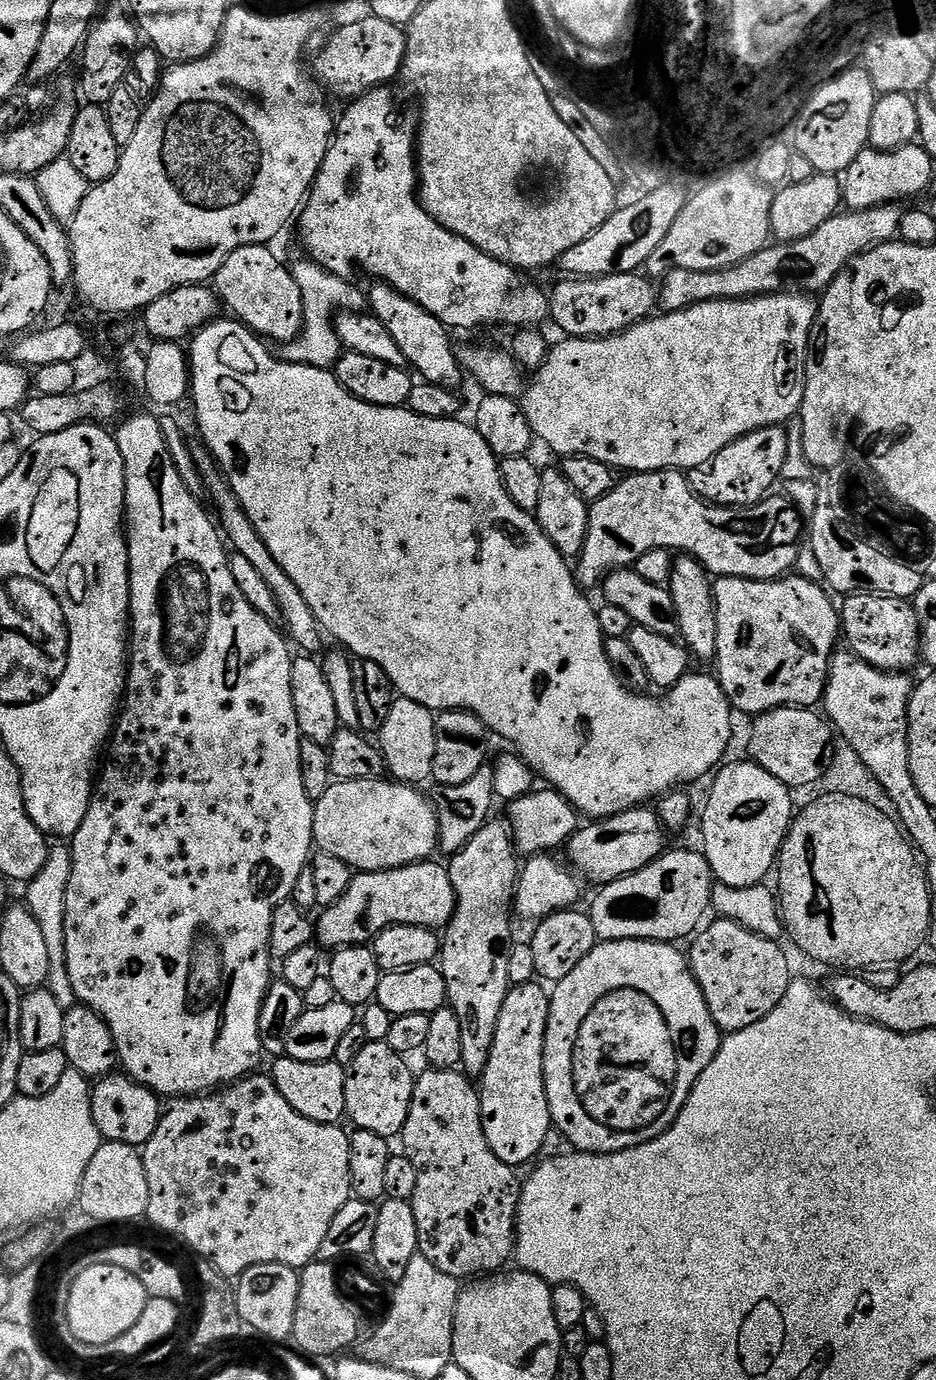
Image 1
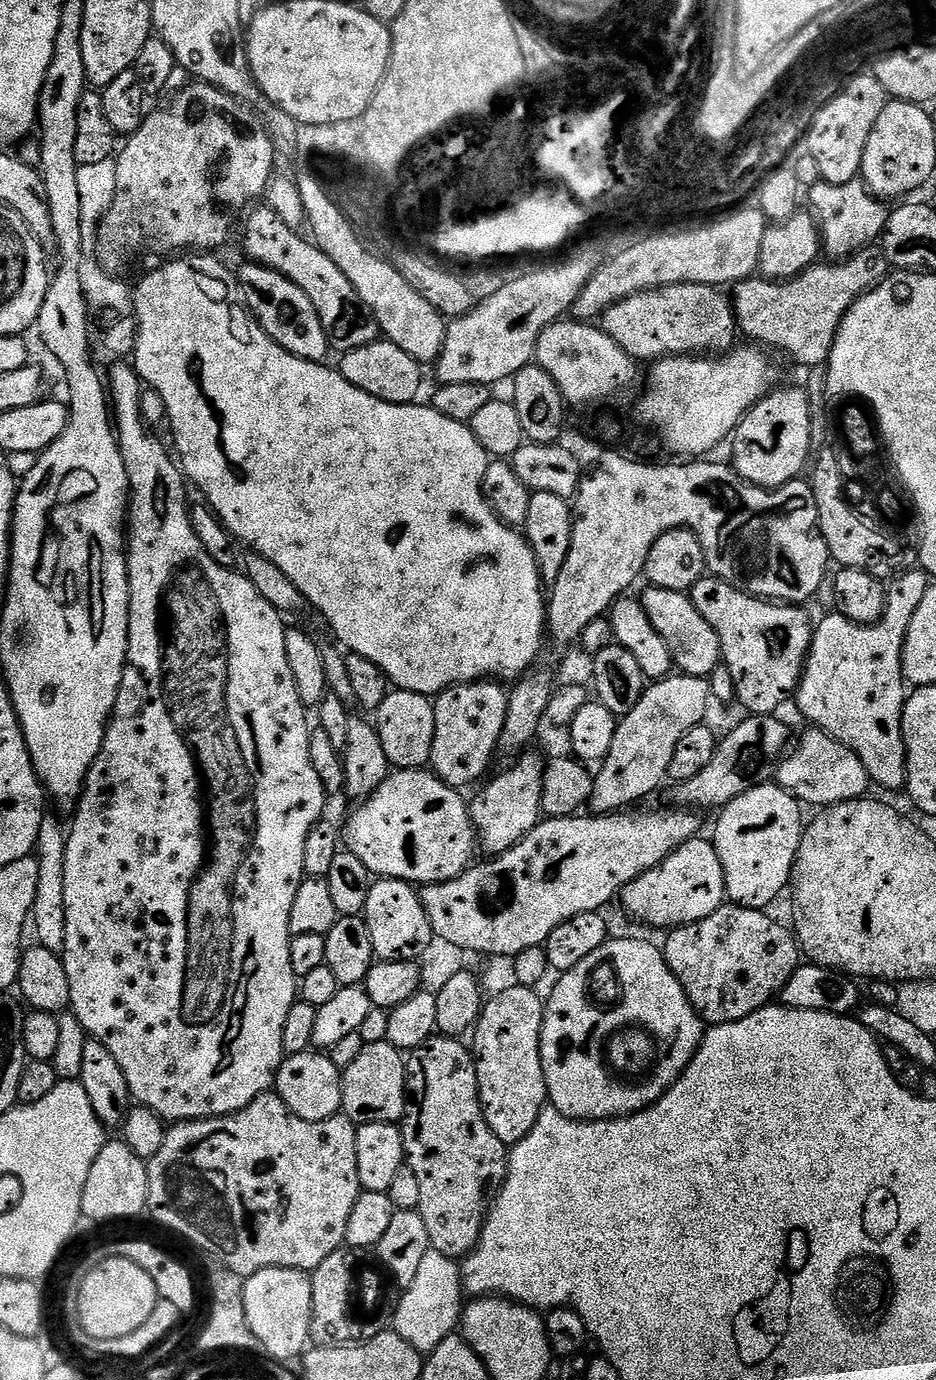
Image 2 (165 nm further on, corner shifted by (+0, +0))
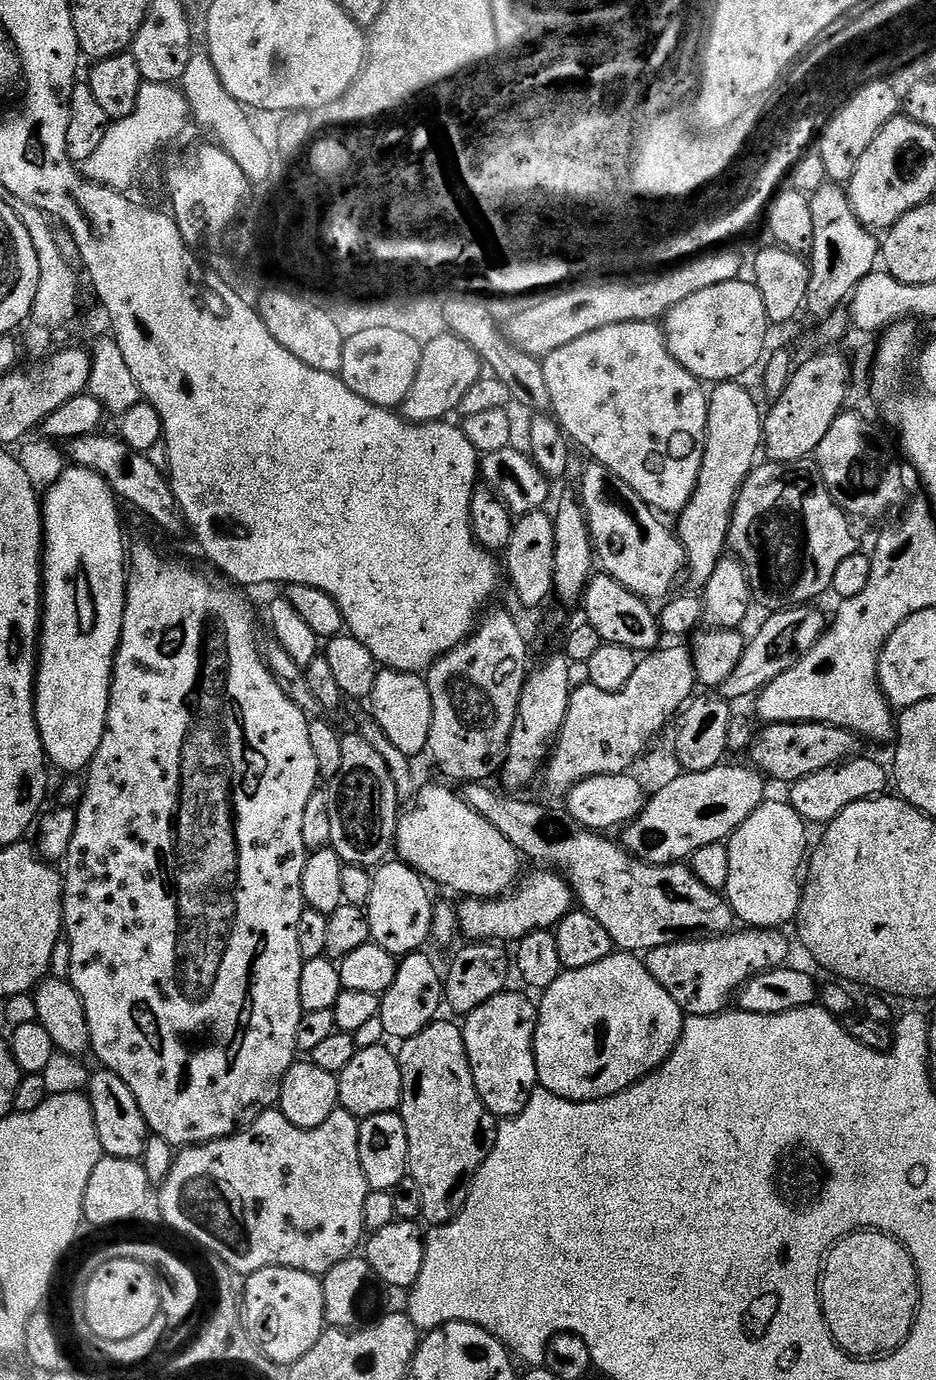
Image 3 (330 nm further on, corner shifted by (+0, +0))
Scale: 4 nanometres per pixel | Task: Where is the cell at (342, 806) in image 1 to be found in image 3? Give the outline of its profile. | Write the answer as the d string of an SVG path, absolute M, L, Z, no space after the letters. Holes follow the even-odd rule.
M440 784L421 787L415 800L403 809L396 824L394 852L425 881L461 892L459 895L464 898L499 898L522 876L522 853L509 842L506 834L476 813L463 795L455 796Z

